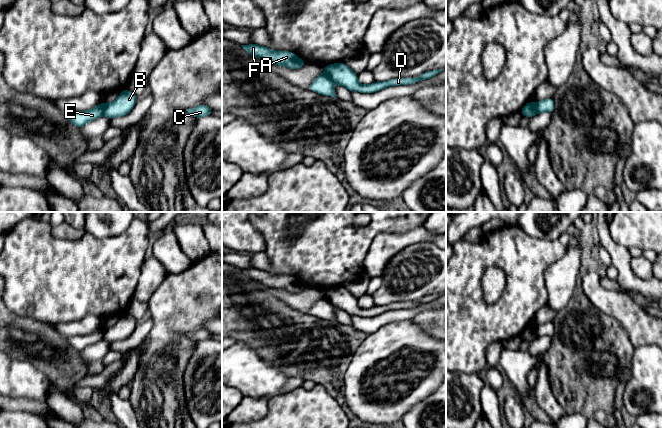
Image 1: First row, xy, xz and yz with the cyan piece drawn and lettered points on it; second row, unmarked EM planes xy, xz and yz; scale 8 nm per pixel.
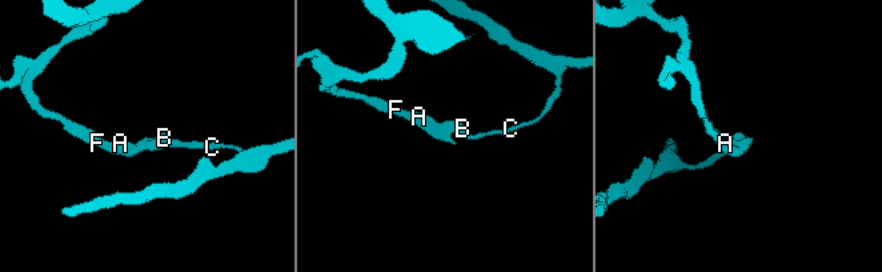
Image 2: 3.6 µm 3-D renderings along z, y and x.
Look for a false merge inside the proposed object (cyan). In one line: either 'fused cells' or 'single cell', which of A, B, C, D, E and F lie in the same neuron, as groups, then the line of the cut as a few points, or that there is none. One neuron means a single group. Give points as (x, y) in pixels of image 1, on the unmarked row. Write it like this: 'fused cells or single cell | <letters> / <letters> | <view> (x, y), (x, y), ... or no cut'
fused cells | A E F / B C D | xy (105, 328), (102, 338)

